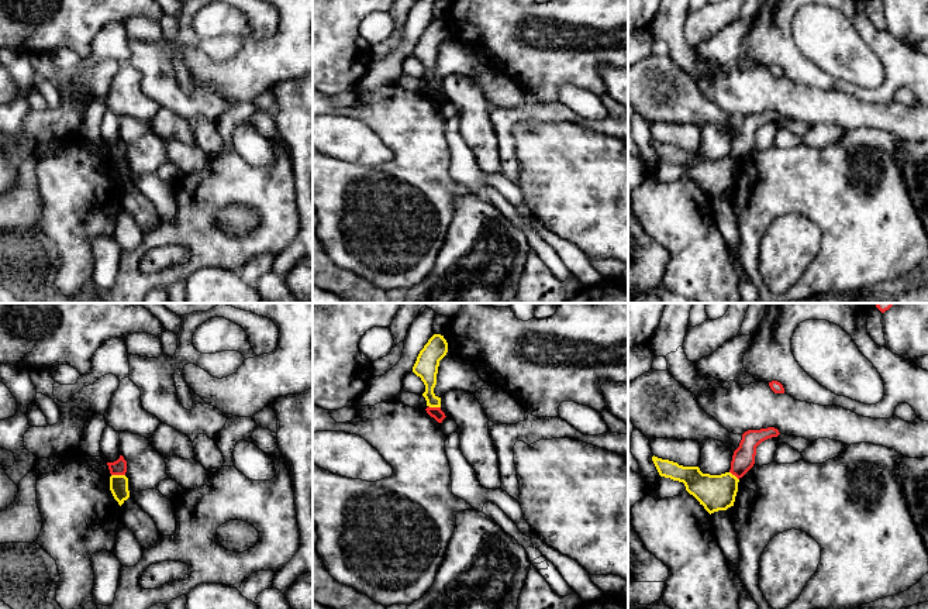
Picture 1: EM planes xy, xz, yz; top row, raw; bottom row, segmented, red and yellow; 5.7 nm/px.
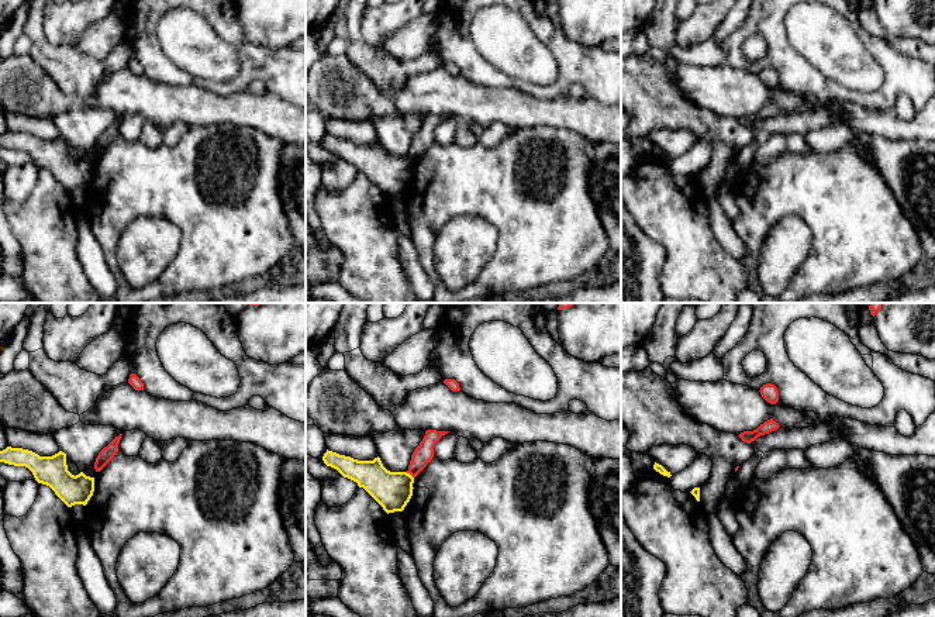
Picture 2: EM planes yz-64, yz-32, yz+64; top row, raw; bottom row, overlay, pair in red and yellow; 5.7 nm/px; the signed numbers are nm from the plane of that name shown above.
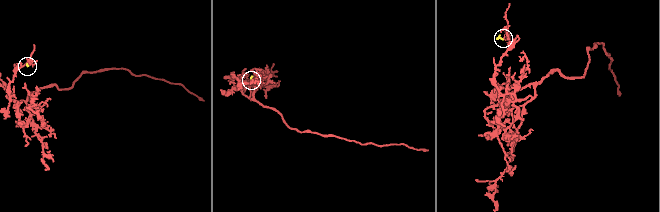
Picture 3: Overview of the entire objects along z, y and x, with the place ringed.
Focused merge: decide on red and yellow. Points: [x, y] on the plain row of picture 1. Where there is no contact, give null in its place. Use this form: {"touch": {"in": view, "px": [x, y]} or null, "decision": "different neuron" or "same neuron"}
{"touch": {"in": "xy", "px": [118, 158]}, "decision": "different neuron"}

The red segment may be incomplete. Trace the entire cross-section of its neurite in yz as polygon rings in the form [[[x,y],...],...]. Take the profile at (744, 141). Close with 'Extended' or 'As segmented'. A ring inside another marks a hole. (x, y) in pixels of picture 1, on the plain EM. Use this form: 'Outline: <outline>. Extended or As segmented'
Outline: [[[775,111],[745,116],[739,131],[734,135],[729,156],[738,164],[742,162],[755,148],[756,131],[779,118],[779,114]]]. As segmented

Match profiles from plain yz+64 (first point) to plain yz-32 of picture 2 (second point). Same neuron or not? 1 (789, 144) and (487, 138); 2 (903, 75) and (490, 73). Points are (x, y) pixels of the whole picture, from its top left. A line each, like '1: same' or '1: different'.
1: different
2: same

